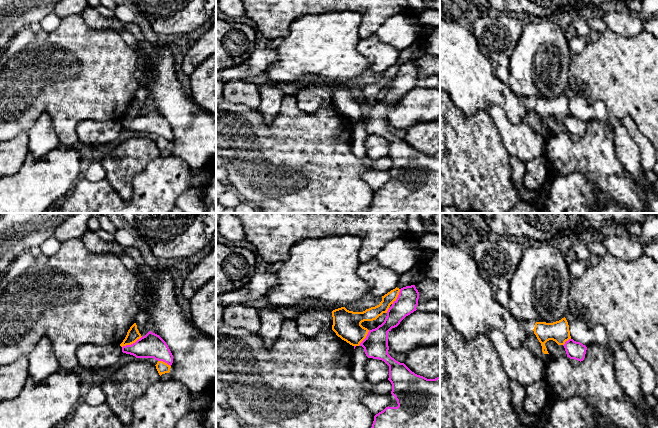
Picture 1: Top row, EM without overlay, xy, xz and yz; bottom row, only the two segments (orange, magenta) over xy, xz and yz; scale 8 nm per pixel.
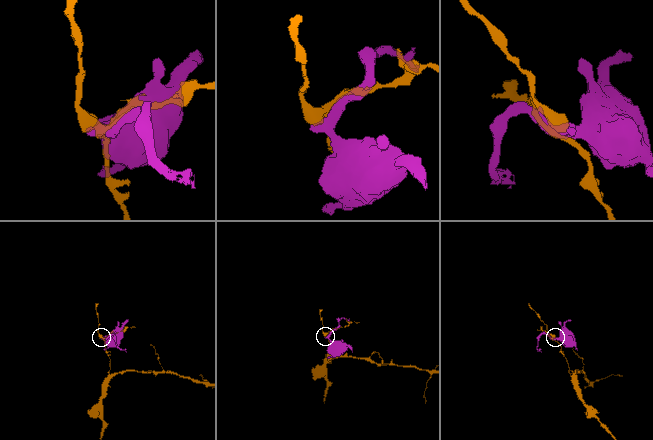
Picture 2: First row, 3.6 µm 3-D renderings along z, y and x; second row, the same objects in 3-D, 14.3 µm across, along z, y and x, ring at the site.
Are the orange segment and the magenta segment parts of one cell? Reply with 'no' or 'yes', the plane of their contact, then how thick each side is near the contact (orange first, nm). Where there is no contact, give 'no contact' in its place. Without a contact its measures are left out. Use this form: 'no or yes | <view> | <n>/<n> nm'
no | xy | 100/200 nm

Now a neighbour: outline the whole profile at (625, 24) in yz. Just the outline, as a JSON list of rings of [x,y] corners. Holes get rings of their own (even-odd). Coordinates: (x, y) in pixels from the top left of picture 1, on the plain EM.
[[[613,6],[604,7],[596,14],[606,24],[607,28],[617,34],[632,37],[644,30],[642,21],[630,12],[622,13]]]

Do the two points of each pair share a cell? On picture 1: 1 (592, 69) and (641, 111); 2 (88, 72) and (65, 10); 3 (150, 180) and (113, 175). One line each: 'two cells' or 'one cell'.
1: one cell
2: two cells
3: two cells

